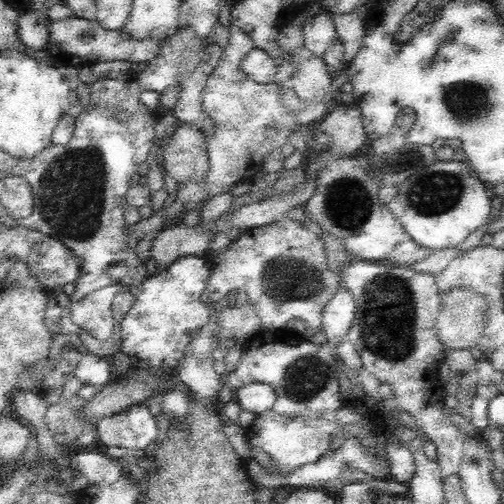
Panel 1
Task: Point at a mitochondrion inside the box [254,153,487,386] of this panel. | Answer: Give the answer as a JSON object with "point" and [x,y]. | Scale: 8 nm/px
{"point":[388,315]}

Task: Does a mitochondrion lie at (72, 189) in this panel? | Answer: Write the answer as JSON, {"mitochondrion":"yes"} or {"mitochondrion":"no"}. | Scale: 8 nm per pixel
{"mitochondrion":"yes"}

